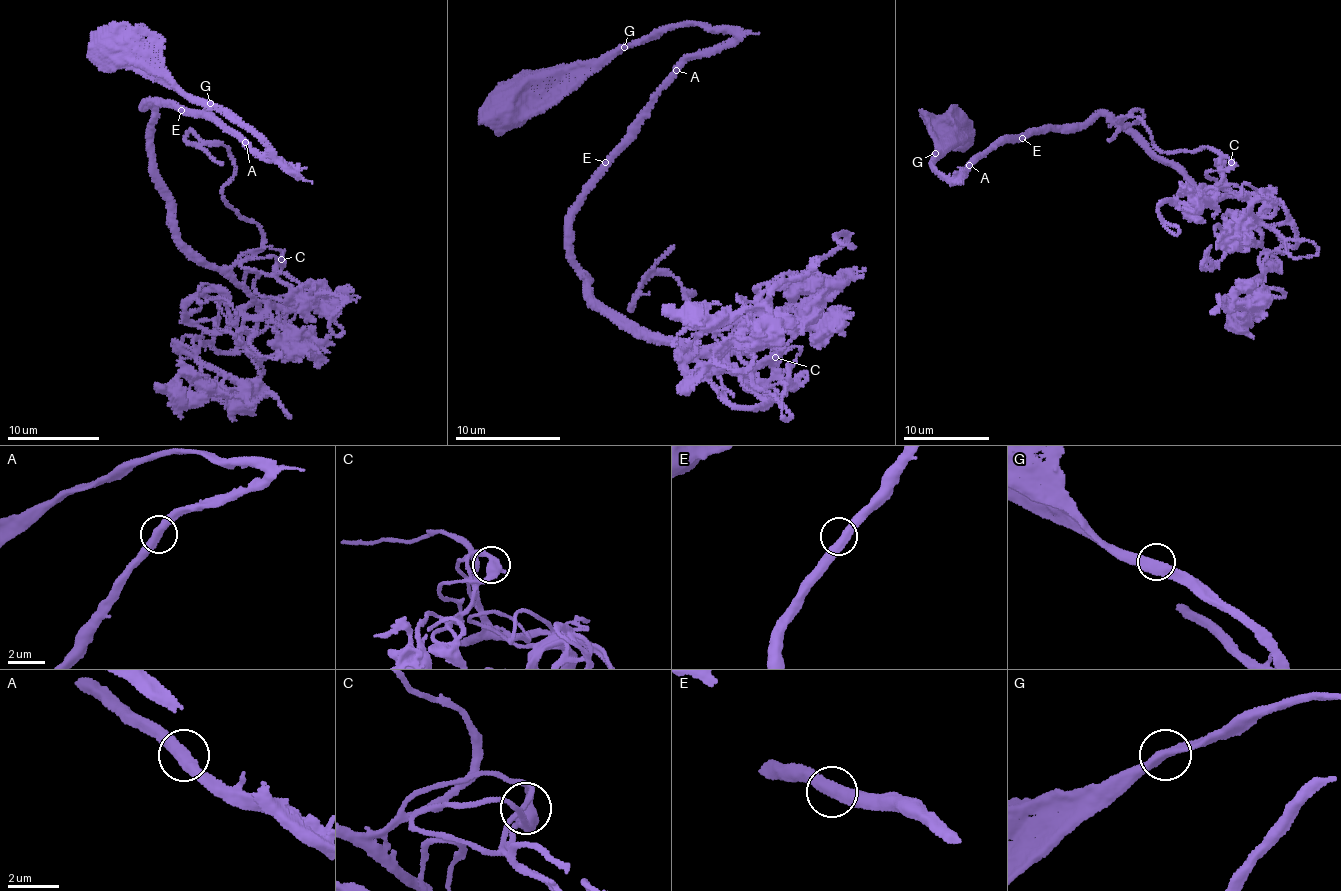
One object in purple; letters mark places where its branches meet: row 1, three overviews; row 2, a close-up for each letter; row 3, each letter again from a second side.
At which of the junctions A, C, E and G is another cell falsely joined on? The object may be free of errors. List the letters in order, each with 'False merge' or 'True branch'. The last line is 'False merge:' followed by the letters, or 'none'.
A: True branch
C: True branch
E: True branch
G: True branch
False merge: none

